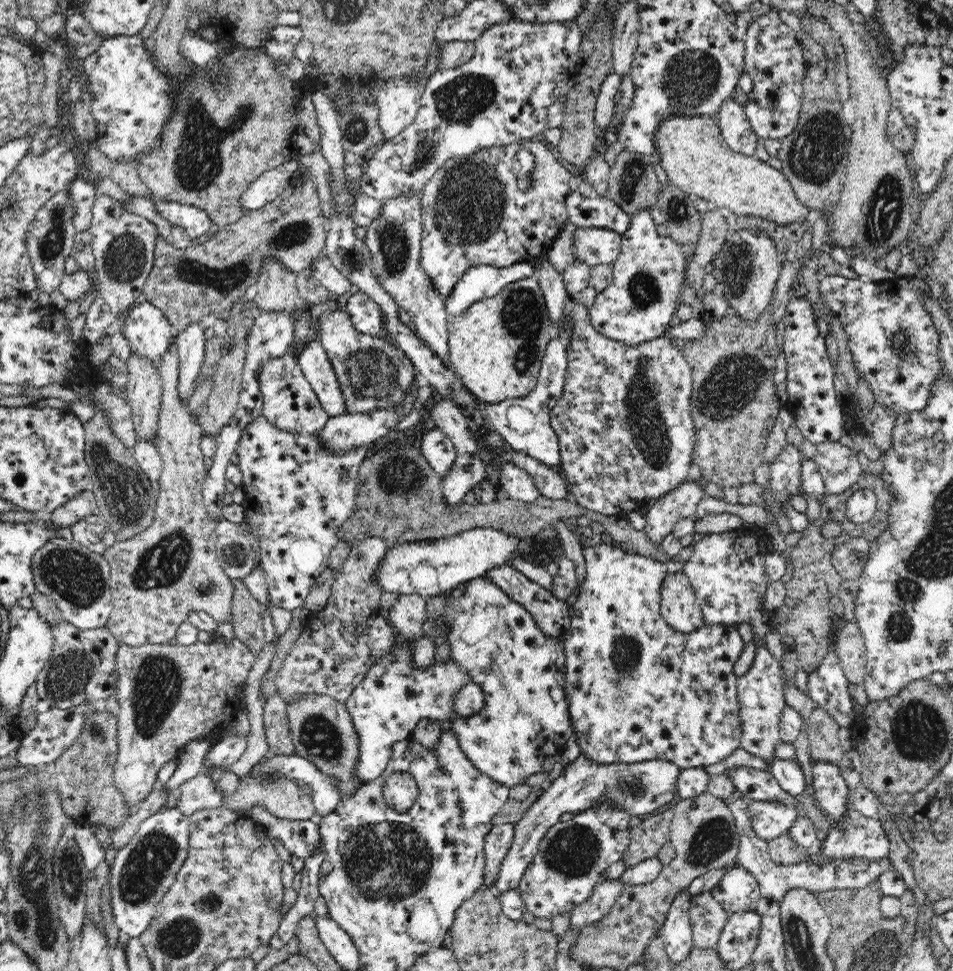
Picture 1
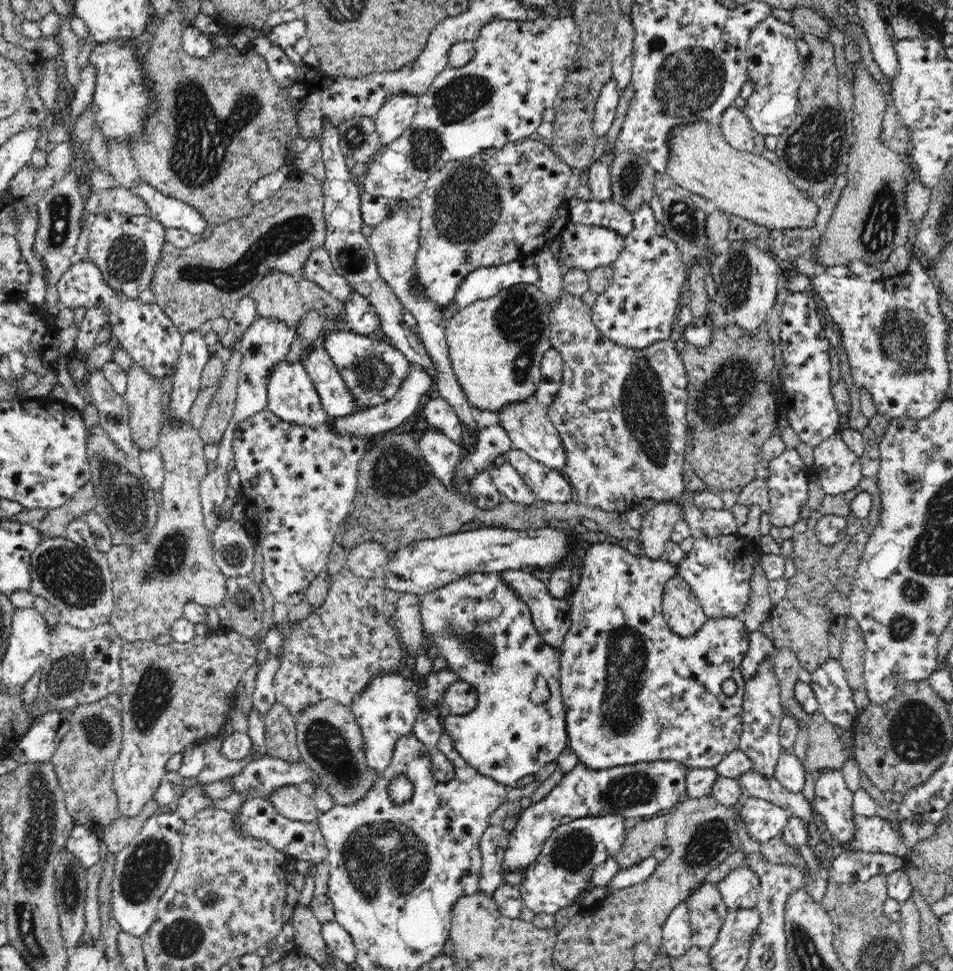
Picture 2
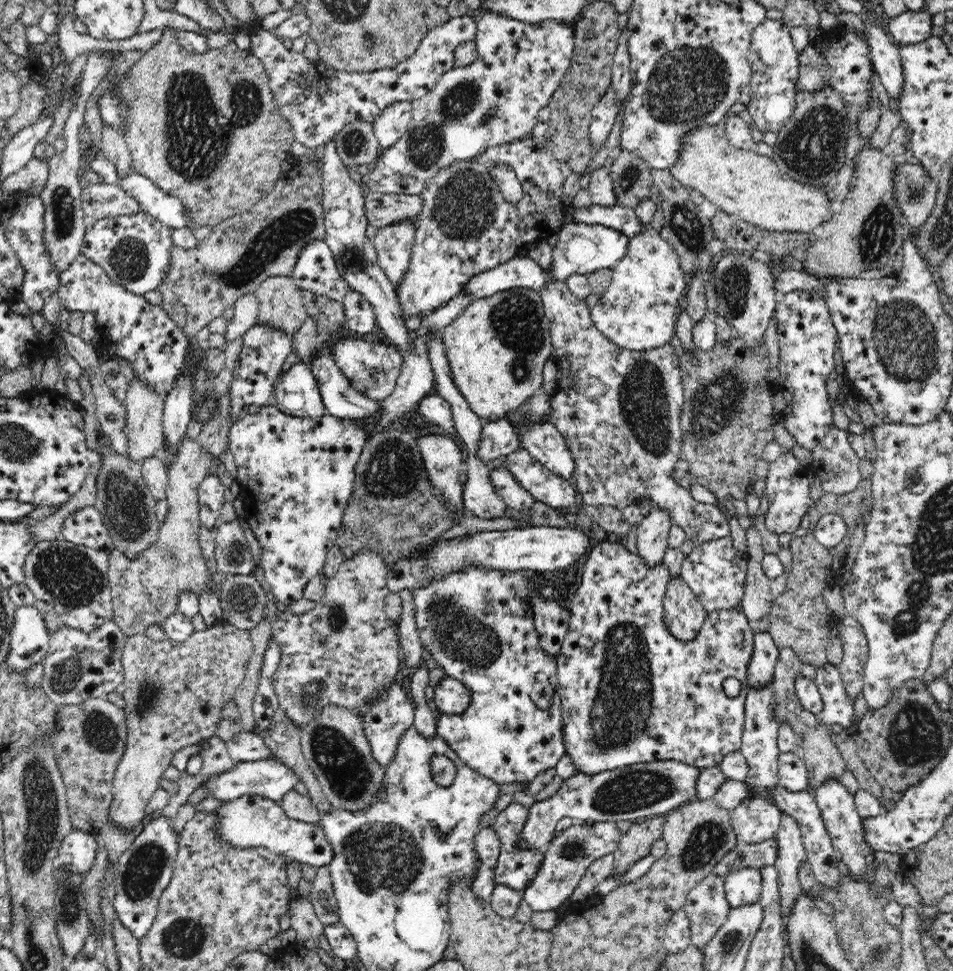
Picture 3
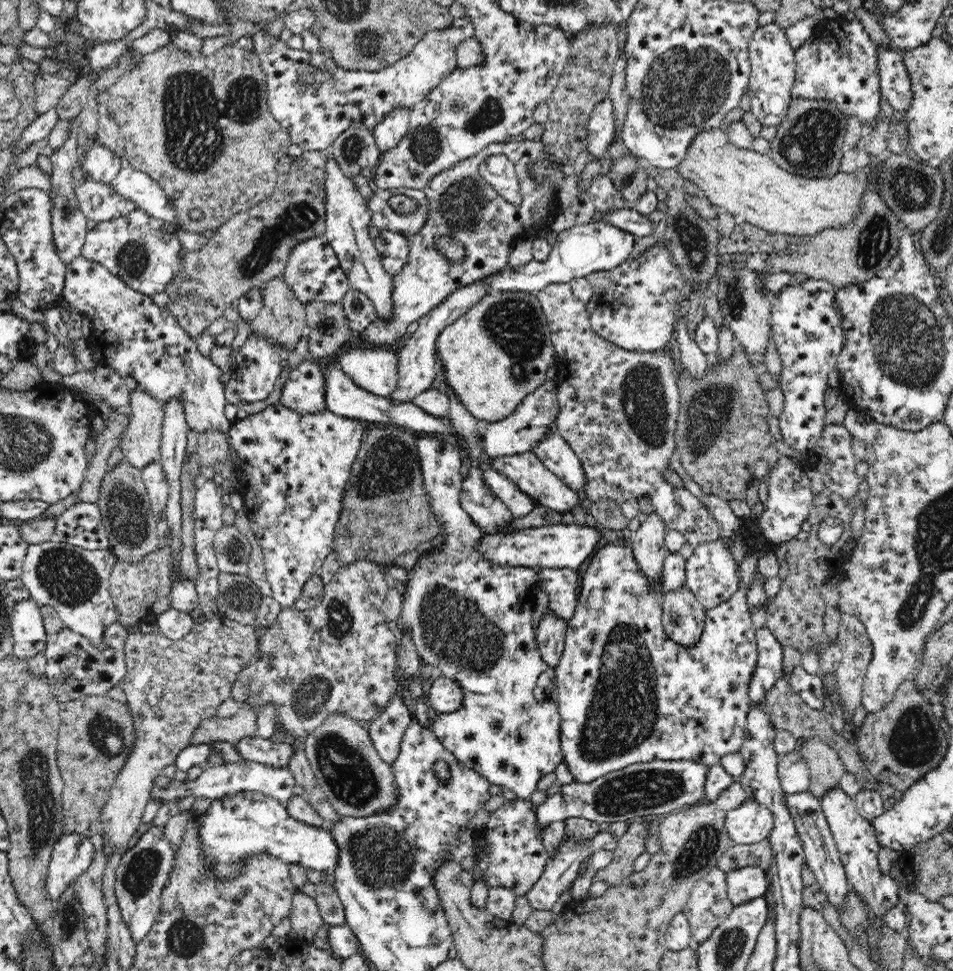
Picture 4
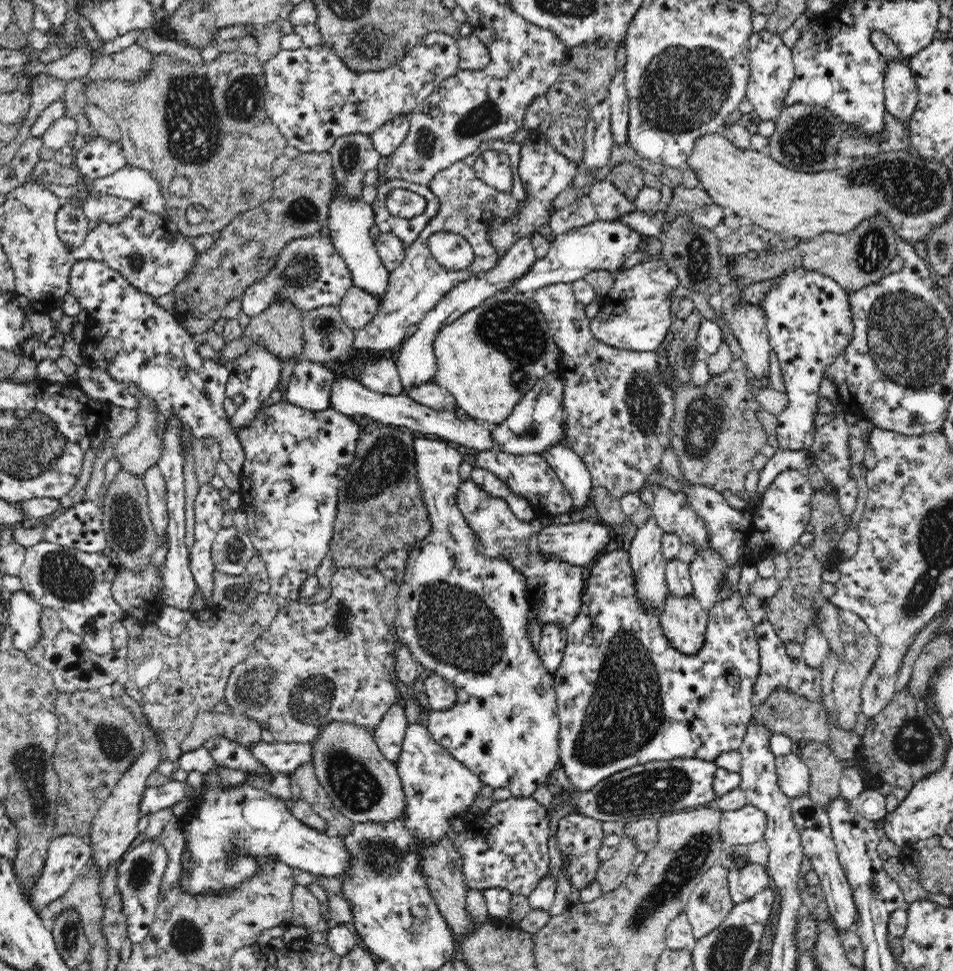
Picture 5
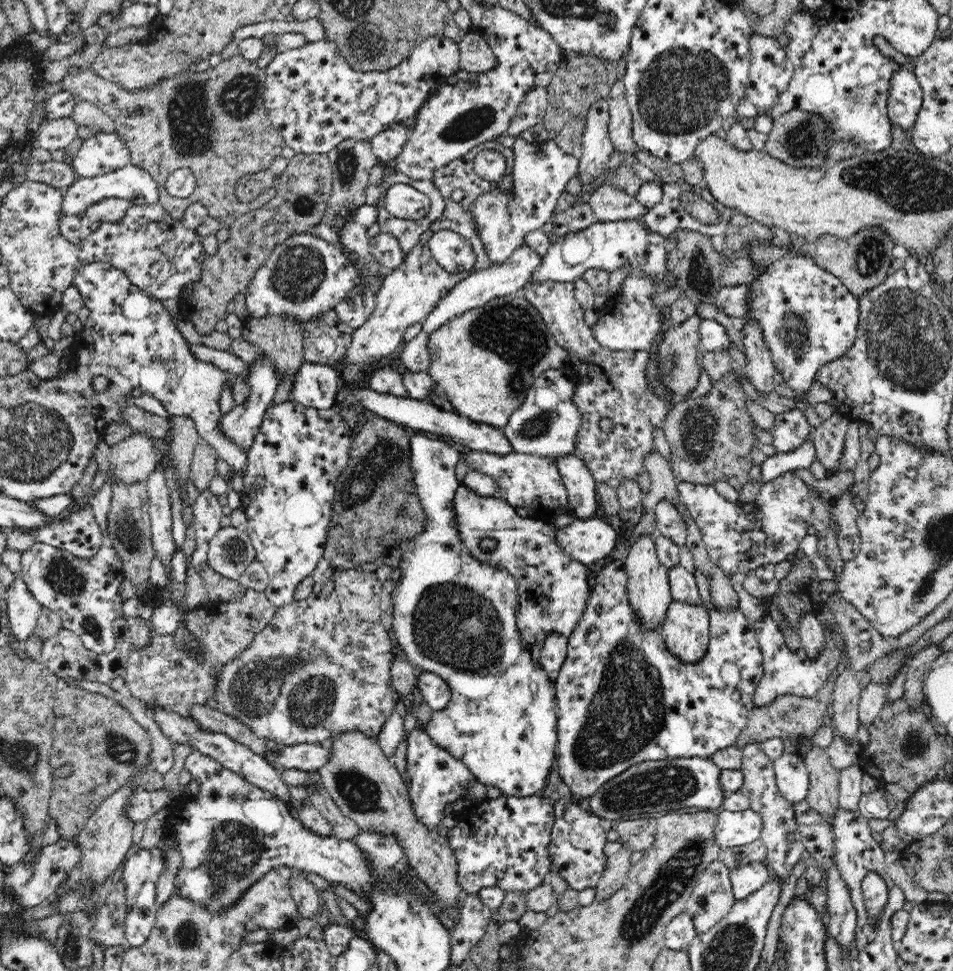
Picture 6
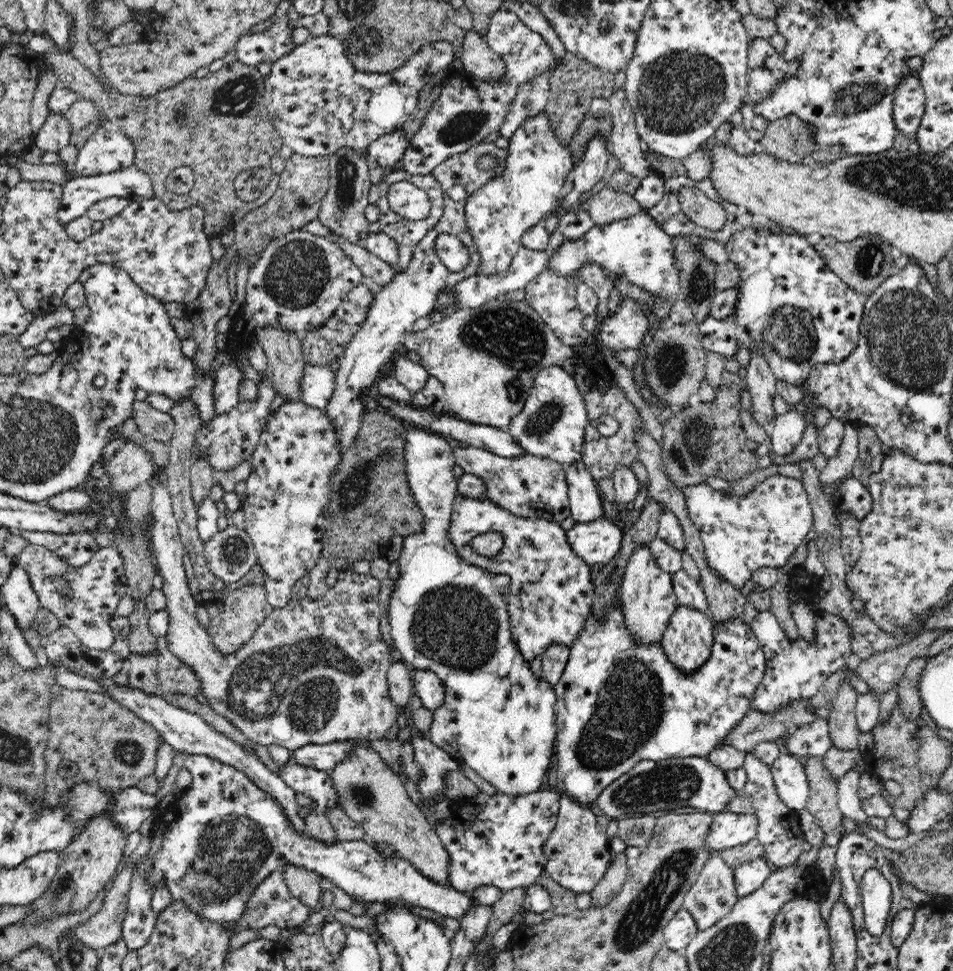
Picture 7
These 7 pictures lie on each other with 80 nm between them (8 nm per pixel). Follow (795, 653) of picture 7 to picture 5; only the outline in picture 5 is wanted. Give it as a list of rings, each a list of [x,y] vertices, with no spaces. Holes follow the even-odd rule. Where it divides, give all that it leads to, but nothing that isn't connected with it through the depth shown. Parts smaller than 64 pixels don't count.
[[[764,619],[760,624],[755,625],[756,638],[759,639],[759,661],[760,672],[758,672],[758,678],[751,696],[751,702],[755,707],[761,705],[767,700],[768,695],[777,690],[779,687],[784,687],[805,699],[812,702],[820,701],[821,688],[821,670],[812,669],[804,663],[804,659],[790,659],[788,657],[787,647],[782,639],[776,635],[772,624],[768,622],[768,619]]]

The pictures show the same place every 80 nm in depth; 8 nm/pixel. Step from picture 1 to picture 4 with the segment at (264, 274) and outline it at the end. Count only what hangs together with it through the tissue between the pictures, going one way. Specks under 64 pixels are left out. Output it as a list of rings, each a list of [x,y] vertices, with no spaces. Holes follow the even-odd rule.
[[[281,277],[272,278],[262,285],[260,297],[262,297],[262,308],[258,316],[250,322],[251,331],[267,336],[271,342],[283,344],[288,351],[291,351],[308,328],[304,303],[296,298],[289,284]]]

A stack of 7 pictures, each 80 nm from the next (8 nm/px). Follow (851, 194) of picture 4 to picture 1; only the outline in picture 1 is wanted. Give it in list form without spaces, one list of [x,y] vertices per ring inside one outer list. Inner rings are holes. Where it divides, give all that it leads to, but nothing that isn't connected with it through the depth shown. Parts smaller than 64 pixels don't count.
[[[668,114],[660,120],[654,132],[654,145],[658,154],[658,162],[667,174],[670,183],[680,190],[691,194],[693,198],[699,197],[716,204],[717,209],[726,208],[744,216],[759,216],[776,224],[792,224],[814,217],[811,210],[800,204],[795,198],[794,189],[784,173],[776,170],[768,163],[764,163],[757,156],[746,156],[733,151],[722,138],[720,127],[715,116],[708,114]]]

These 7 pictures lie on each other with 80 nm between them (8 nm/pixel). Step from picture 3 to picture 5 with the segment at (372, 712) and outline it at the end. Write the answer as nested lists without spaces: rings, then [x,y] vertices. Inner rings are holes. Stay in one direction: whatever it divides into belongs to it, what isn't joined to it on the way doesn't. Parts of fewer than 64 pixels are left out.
[[[398,700],[371,730],[375,744],[388,761],[395,762],[402,750],[405,730],[409,725],[404,709],[403,700]]]

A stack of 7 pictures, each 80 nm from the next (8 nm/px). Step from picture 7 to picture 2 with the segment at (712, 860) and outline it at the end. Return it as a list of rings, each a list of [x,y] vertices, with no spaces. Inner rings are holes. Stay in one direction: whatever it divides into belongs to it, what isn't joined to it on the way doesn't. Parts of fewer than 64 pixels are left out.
[[[699,884],[688,900],[692,945],[710,950],[724,925],[729,909],[722,902],[717,884]]]

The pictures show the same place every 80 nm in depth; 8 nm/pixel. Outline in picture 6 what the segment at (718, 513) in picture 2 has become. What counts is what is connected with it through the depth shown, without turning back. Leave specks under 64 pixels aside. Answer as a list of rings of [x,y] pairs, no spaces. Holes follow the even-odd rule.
[[[546,281],[542,284],[530,283],[523,289],[526,300],[540,311],[555,342],[568,351],[568,358],[564,360],[562,369],[564,375],[574,383],[573,404],[582,414],[573,453],[586,464],[596,483],[608,484],[616,492],[622,482],[637,482],[638,484],[638,478],[646,471],[646,458],[656,451],[654,432],[663,430],[664,422],[670,414],[669,408],[671,408],[664,396],[656,394],[650,388],[648,377],[646,377],[646,368],[650,360],[649,351],[612,350],[602,346],[595,339],[591,326],[584,321],[584,309],[575,299],[573,283]],[[603,418],[612,421],[611,432],[602,430],[600,422]],[[658,500],[655,506],[657,535],[669,537],[678,547],[686,543],[687,520],[669,500]]]

